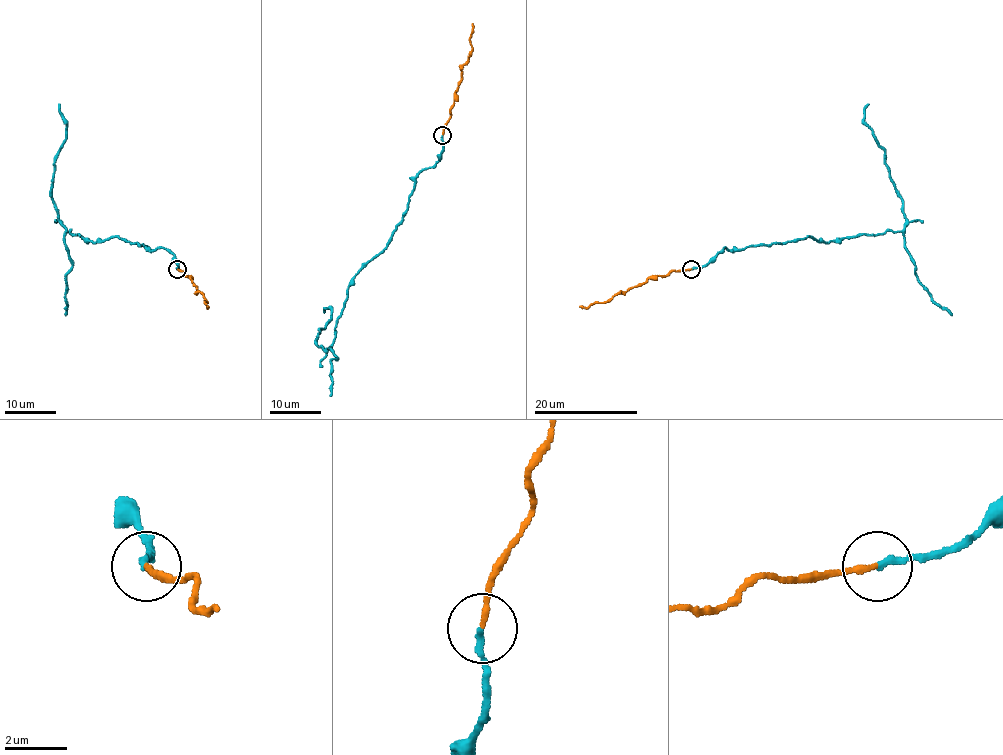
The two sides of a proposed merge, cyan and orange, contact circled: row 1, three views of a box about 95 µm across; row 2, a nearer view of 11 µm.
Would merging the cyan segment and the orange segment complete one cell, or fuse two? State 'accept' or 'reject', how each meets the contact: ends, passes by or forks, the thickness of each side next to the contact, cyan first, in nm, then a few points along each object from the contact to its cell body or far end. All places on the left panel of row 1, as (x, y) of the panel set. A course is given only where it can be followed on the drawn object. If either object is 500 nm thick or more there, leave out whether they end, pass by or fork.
accept; cyan ends; orange ends; calibres 240 and 190 nm; course cyan (178, 269), (162, 247), (109, 237), (87, 241), (58, 220), (51, 179), (66, 130), (59, 104); course orange (178, 269), (189, 275), (197, 292), (207, 301), (205, 303), (207, 306)

